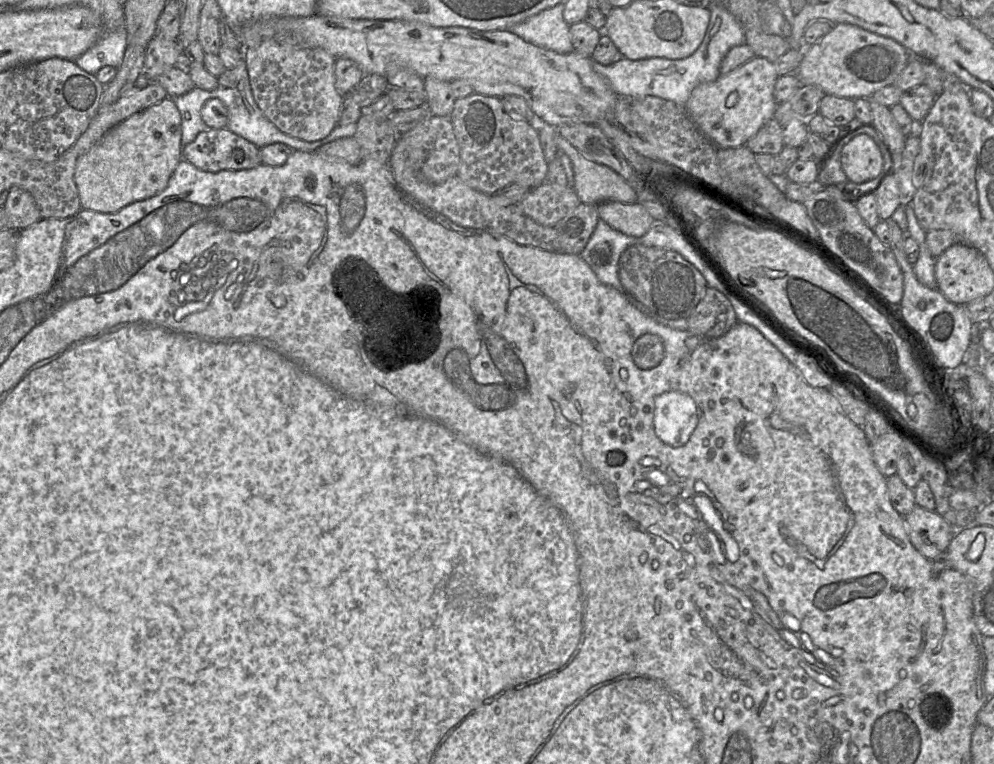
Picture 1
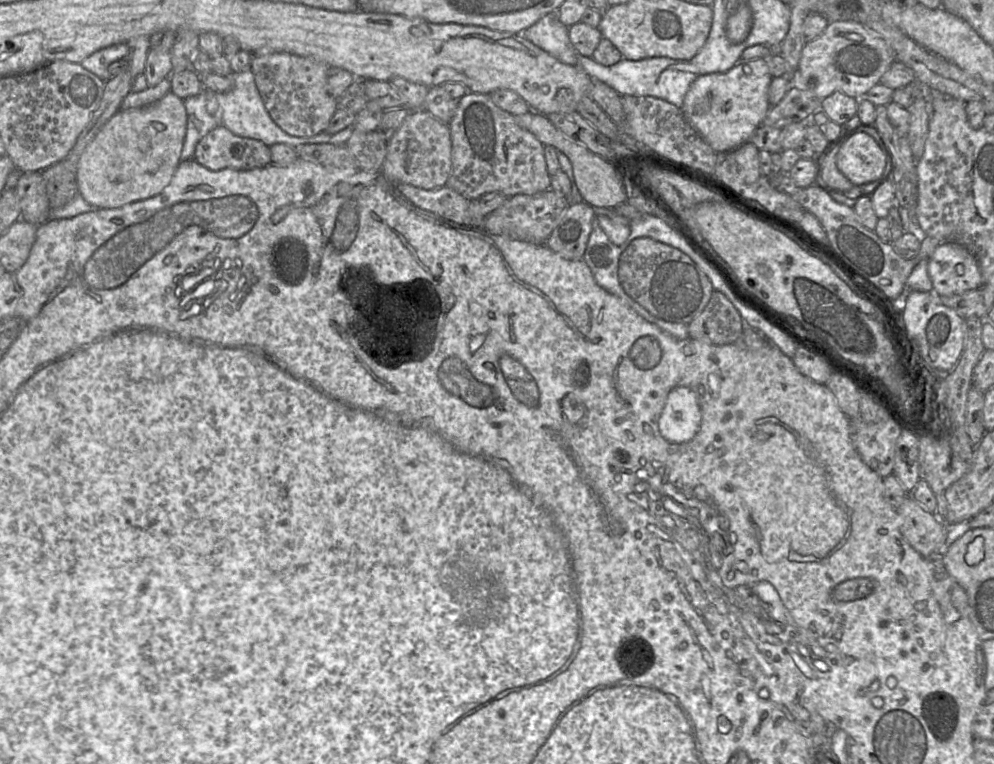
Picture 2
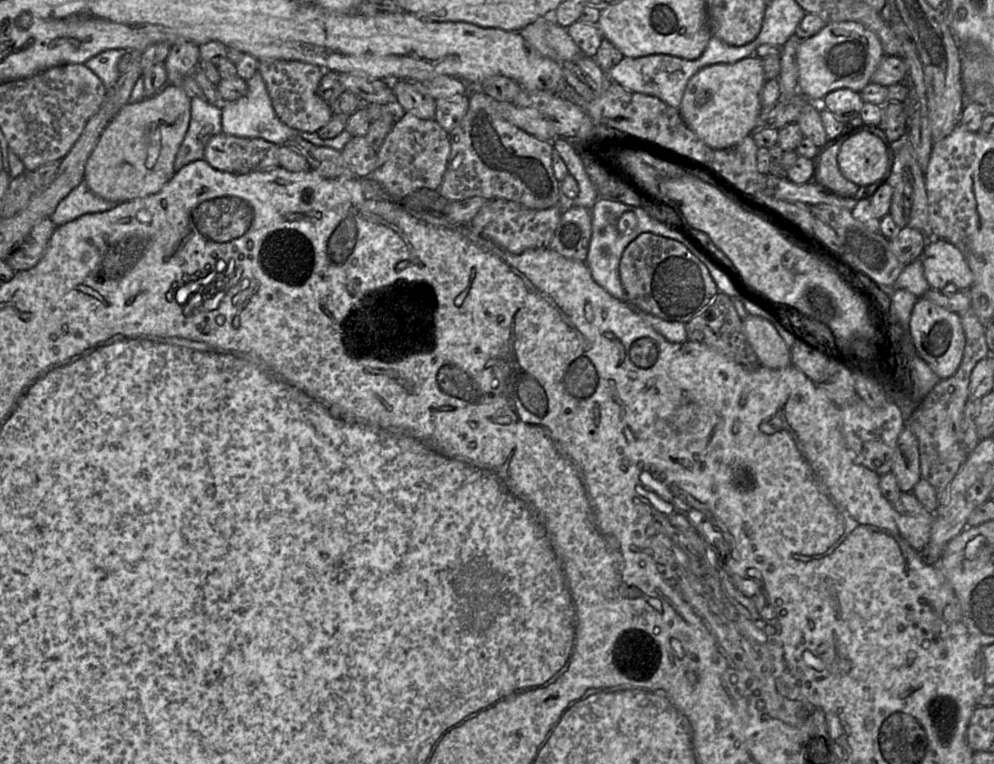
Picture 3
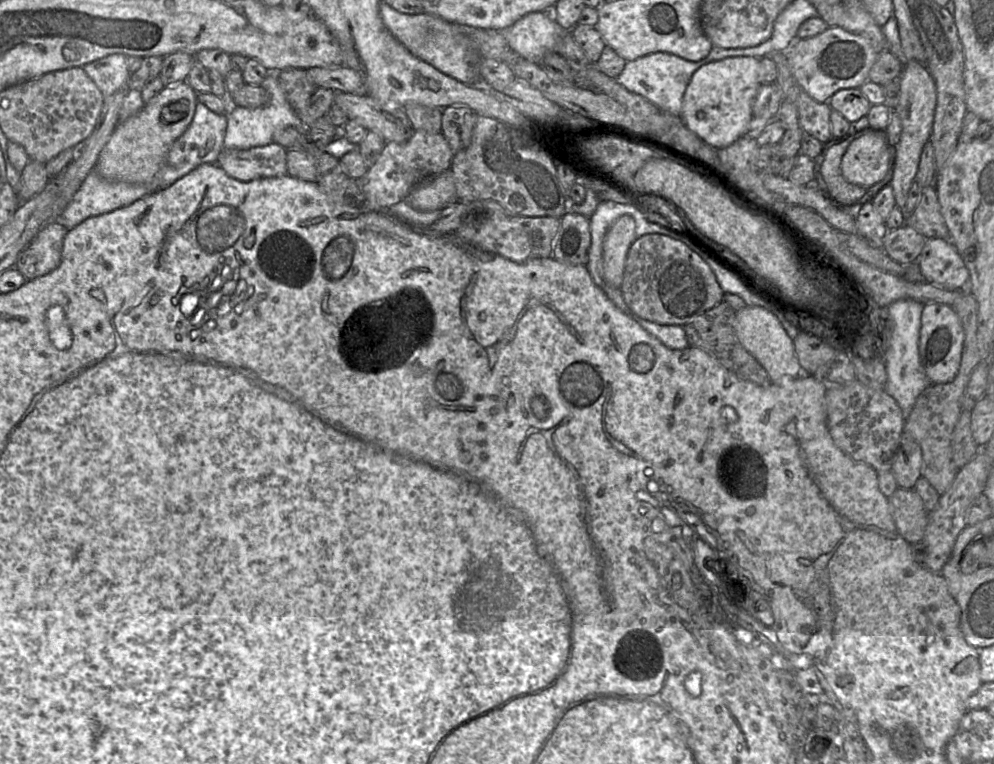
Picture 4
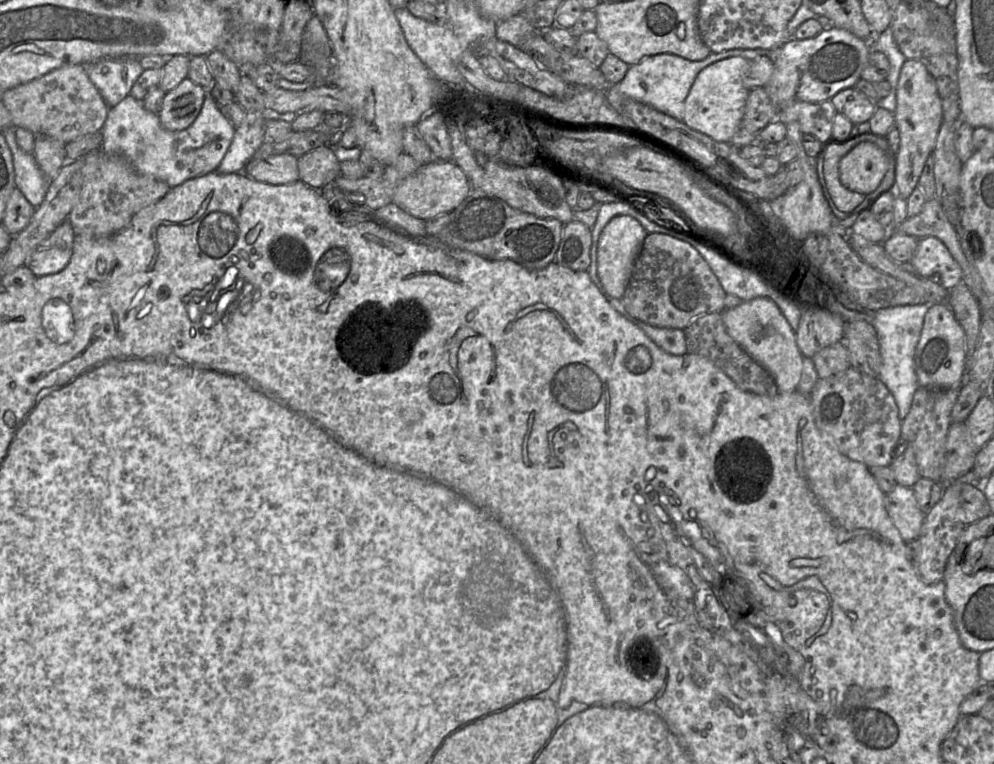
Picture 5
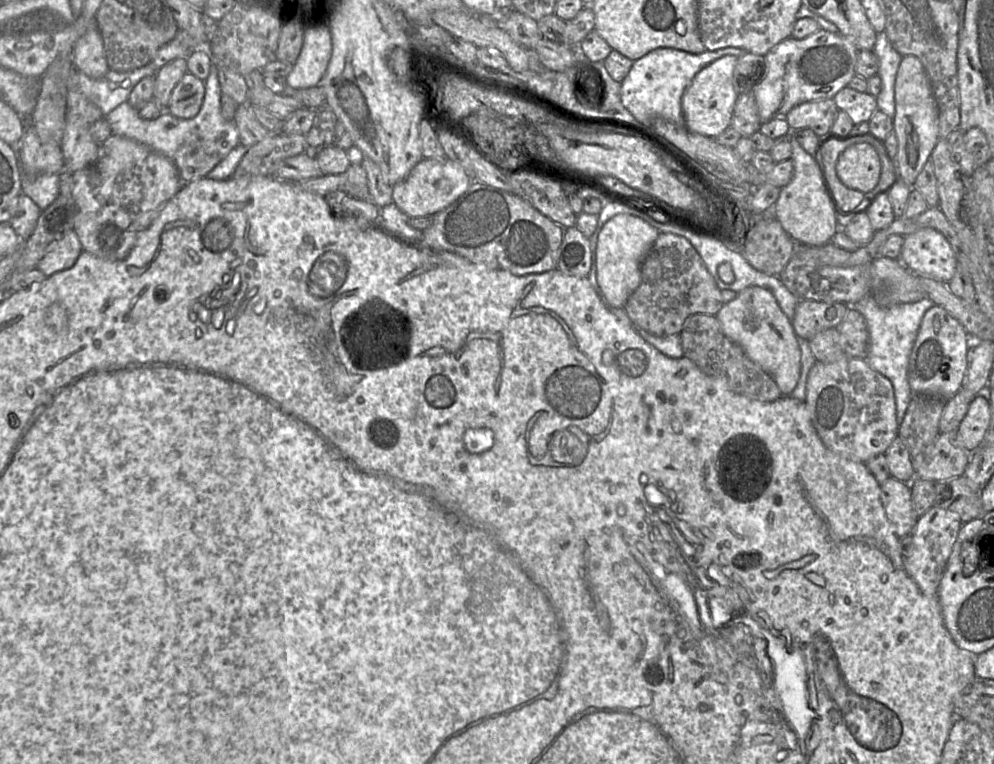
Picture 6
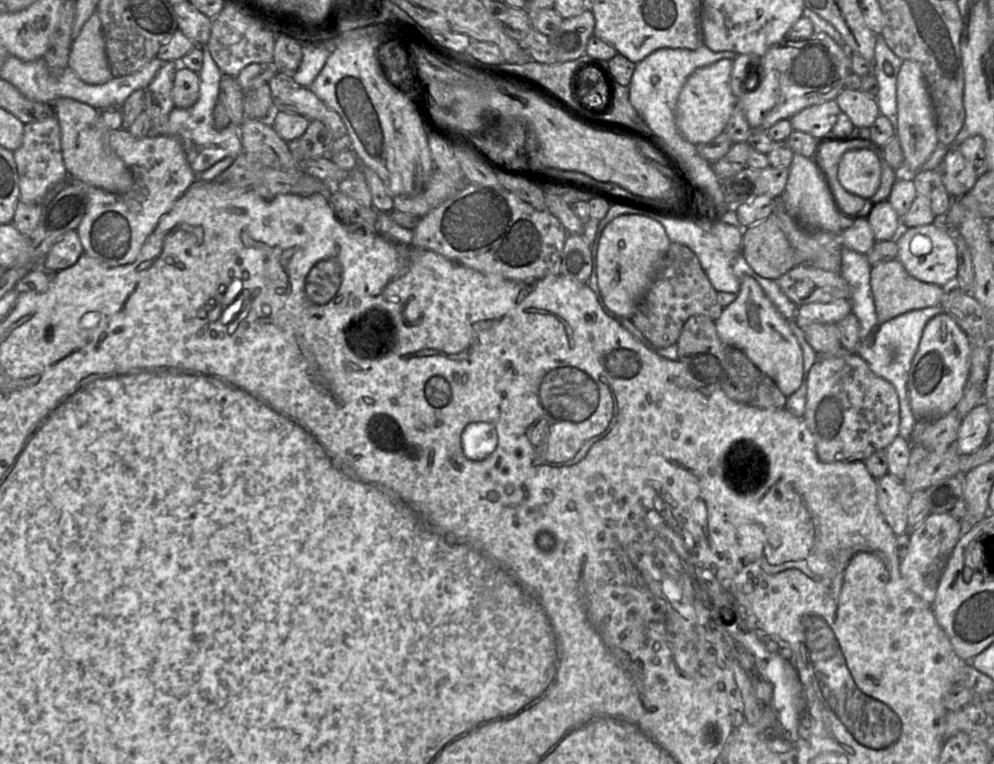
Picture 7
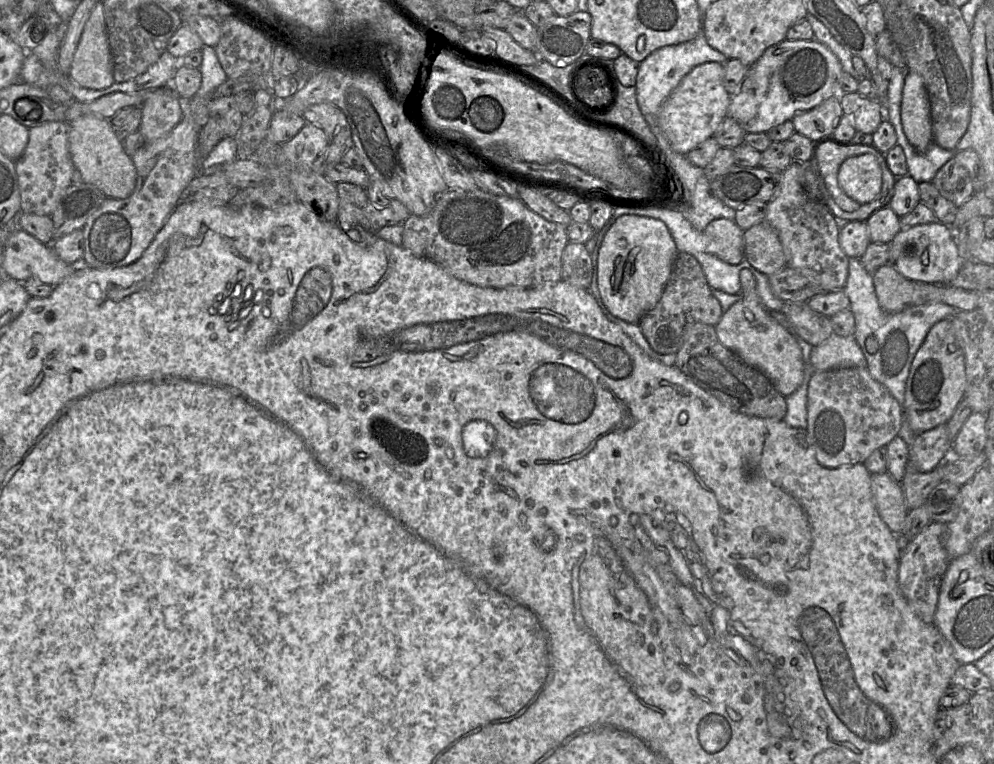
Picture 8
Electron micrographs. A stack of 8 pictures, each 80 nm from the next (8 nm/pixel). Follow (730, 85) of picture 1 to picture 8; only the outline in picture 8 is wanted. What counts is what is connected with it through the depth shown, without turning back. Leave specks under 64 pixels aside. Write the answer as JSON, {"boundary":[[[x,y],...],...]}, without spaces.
{"boundary":[[[706,62],[695,66],[667,97],[658,111],[658,125],[671,148],[686,155],[714,133],[728,115],[731,94],[724,87],[724,63]]]}

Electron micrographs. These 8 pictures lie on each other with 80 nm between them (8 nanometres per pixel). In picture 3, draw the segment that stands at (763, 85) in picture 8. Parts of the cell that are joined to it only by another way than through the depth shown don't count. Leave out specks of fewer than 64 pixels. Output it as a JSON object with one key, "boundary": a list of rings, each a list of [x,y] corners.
{"boundary":[[[854,21],[826,24],[816,35],[801,40],[797,52],[799,92],[810,102],[820,103],[830,92],[848,88],[860,92],[884,57],[879,38]]]}

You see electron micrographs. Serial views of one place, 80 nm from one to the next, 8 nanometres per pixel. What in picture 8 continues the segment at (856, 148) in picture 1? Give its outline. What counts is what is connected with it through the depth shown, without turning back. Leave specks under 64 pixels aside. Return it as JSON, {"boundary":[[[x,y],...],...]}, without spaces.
{"boundary":[[[872,154],[848,157],[839,168],[838,184],[854,201],[860,204],[871,202],[881,190],[881,167]]]}

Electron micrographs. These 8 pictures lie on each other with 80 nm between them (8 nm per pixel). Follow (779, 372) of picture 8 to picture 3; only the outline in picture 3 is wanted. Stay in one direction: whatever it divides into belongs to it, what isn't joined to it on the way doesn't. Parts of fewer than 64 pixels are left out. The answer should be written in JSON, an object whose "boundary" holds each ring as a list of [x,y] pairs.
{"boundary":[[[748,315],[743,320],[743,327],[747,340],[762,366],[782,369],[791,365],[790,348],[770,321]]]}

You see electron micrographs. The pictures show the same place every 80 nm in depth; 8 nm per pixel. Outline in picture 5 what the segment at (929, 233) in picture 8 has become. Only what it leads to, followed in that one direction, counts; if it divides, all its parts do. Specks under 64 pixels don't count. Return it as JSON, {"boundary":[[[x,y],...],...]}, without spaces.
{"boundary":[[[934,236],[919,239],[910,264],[922,276],[936,279],[951,290],[963,279],[963,272],[946,245]]]}

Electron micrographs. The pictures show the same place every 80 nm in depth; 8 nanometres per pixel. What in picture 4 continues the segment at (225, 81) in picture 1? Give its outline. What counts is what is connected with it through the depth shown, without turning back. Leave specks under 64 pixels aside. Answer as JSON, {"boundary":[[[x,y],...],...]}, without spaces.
{"boundary":[[[269,71],[268,76],[261,84],[261,87],[268,93],[268,101],[265,105],[257,108],[237,106],[227,114],[224,148],[249,149],[269,145],[273,143],[275,132],[286,127],[294,127],[305,135],[307,127],[301,122],[288,103],[286,95],[279,84],[277,74],[275,75],[272,72],[279,71]]]}

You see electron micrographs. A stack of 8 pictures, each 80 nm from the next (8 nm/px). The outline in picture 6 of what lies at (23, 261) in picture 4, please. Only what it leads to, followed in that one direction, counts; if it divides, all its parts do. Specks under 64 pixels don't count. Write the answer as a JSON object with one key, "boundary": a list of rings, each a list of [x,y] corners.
{"boundary":[[[71,229],[62,238],[49,244],[42,259],[37,264],[46,277],[72,267],[83,251],[76,232]]]}

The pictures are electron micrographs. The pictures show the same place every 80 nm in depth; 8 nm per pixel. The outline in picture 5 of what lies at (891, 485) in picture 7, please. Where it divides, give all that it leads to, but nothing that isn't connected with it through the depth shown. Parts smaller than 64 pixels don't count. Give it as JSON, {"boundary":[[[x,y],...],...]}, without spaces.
{"boundary":[[[896,484],[886,494],[885,505],[902,539],[905,542],[917,539],[926,514],[919,508],[913,489]]]}

